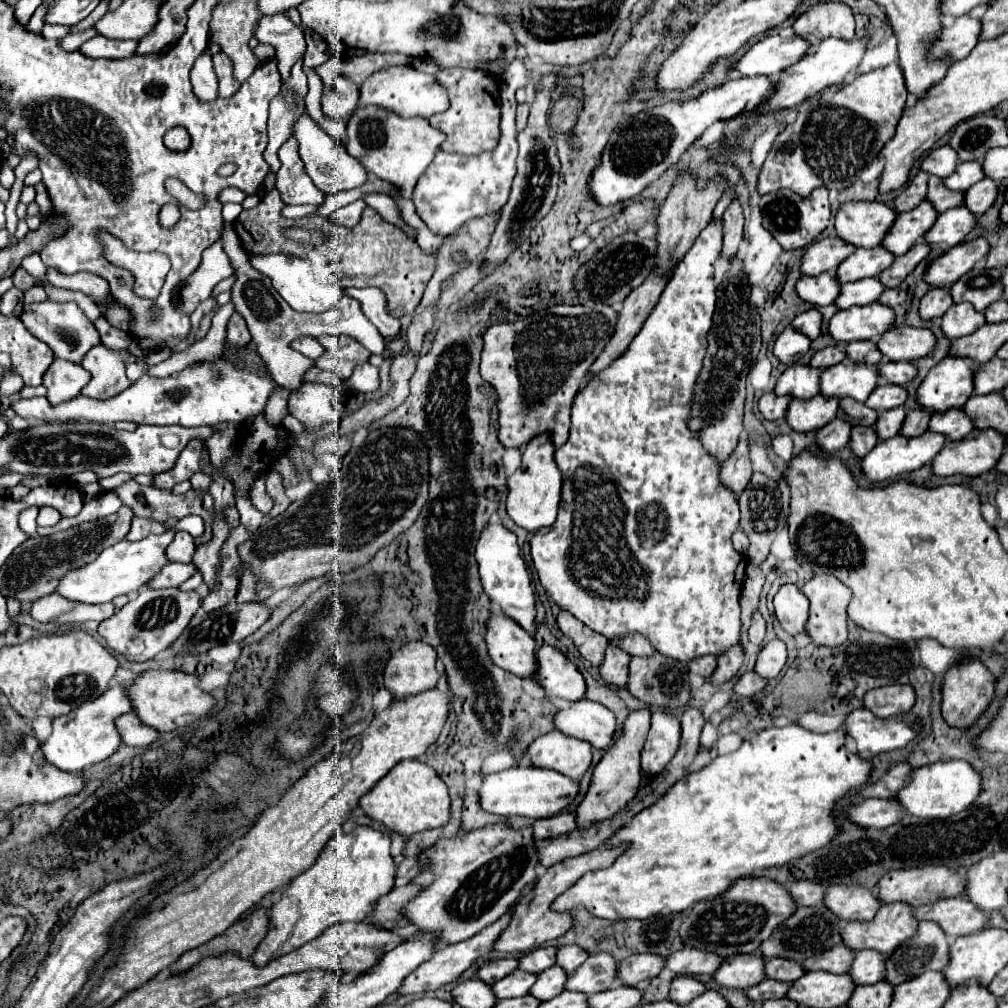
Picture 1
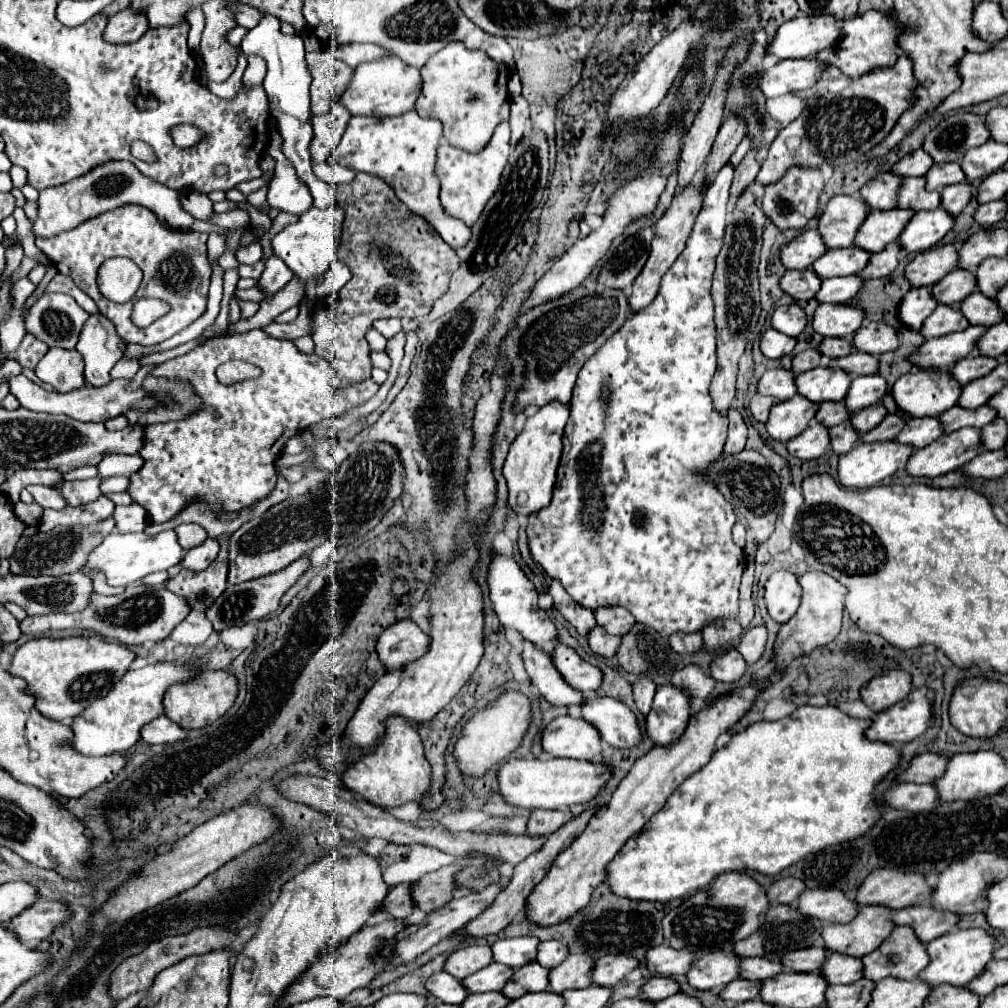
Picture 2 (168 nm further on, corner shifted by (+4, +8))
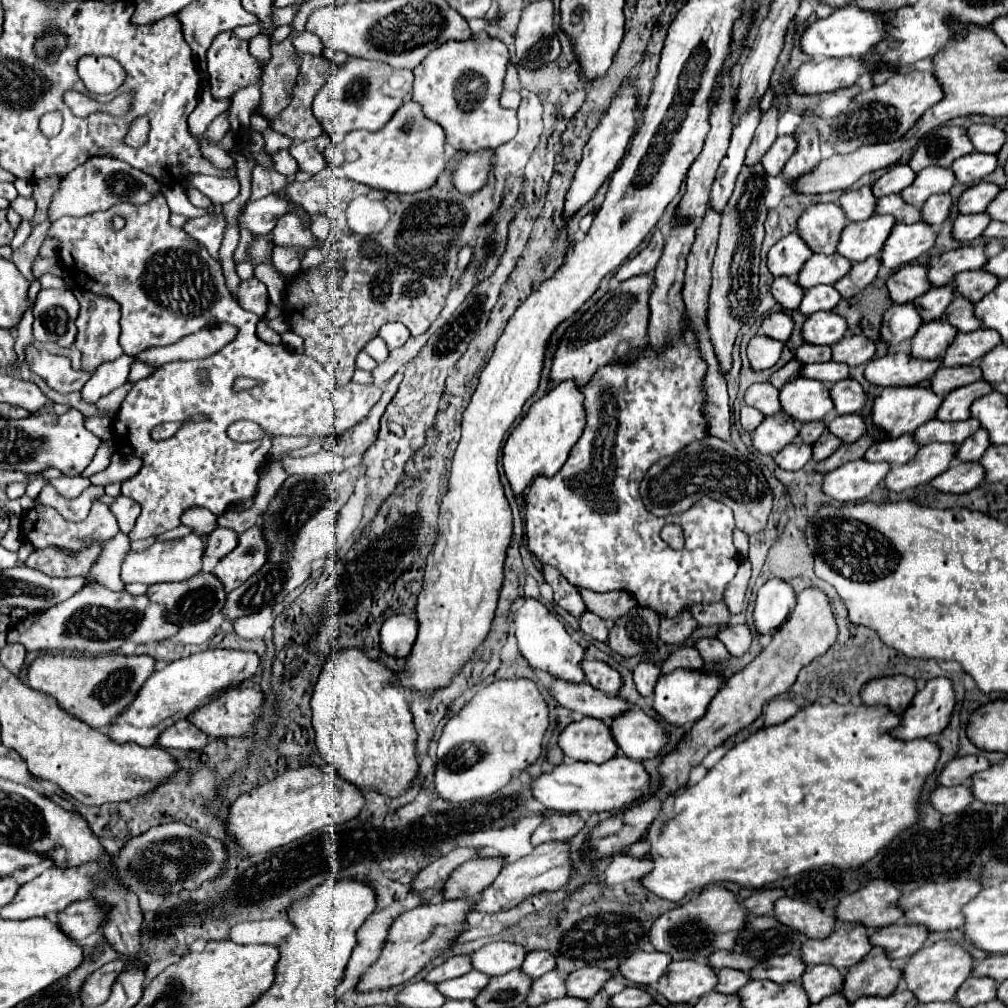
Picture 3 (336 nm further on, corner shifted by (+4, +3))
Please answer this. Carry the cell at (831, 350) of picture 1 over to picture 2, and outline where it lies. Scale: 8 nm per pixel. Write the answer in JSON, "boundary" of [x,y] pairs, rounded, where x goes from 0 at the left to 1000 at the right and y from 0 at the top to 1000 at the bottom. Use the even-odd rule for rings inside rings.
{"boundary":[[[798,347],[798,349],[794,349],[794,351],[788,353],[788,357],[786,357],[786,369],[788,371],[796,371],[800,367],[812,365],[815,359],[817,359],[817,355],[815,355],[815,351],[812,347]]]}

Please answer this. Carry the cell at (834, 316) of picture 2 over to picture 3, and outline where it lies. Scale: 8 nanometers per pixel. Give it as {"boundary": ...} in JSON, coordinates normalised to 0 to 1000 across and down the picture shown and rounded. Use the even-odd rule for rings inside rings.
{"boundary":[[[812,309],[800,316],[796,334],[800,340],[825,342],[831,340],[839,328],[841,328],[841,320],[837,314],[829,313],[827,309]]]}

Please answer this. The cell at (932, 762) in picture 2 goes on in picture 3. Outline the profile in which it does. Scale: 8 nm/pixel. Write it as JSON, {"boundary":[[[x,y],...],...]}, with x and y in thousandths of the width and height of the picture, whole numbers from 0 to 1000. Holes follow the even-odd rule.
{"boundary":[[[958,749],[958,751],[948,751],[942,757],[937,759],[931,779],[935,781],[946,781],[946,779],[960,779],[962,769],[968,765],[980,763],[982,757],[974,749]]]}

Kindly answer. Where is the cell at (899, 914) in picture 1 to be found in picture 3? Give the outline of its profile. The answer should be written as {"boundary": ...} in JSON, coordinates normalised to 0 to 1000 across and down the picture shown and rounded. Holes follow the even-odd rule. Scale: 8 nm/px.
{"boundary":[[[831,916],[829,924],[819,932],[802,932],[796,938],[796,951],[802,957],[823,955],[839,963],[865,941],[861,924],[855,916]]]}

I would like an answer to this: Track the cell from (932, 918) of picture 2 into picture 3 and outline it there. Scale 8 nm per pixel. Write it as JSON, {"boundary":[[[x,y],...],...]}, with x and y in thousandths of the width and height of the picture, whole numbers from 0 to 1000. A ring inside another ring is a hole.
{"boundary":[[[895,916],[895,918],[869,922],[863,928],[863,932],[865,932],[865,938],[881,941],[881,947],[885,947],[885,951],[893,953],[893,951],[905,949],[917,938],[921,928],[923,928],[923,924],[919,924],[917,918]]]}

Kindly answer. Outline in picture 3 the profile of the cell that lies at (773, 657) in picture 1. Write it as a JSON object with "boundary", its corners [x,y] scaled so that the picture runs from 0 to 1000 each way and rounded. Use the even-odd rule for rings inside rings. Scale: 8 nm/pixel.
{"boundary":[[[730,620],[730,622],[718,622],[712,628],[712,634],[718,638],[718,642],[724,646],[728,652],[736,652],[744,640],[746,640],[746,628],[742,620]]]}

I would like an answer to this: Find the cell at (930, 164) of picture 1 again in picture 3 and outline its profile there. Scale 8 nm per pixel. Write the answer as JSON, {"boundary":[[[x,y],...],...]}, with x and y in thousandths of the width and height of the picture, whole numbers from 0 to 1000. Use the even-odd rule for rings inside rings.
{"boundary":[[[891,162],[885,164],[867,184],[867,193],[875,195],[881,191],[895,191],[895,188],[899,188],[905,180],[909,178],[909,172],[899,164],[899,162]]]}

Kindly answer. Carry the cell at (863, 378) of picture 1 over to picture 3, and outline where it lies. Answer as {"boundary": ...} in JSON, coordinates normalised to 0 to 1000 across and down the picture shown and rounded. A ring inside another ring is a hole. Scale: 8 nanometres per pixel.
{"boundary":[[[792,374],[782,384],[774,388],[774,400],[778,410],[782,410],[792,420],[819,416],[827,408],[823,384],[810,376]]]}

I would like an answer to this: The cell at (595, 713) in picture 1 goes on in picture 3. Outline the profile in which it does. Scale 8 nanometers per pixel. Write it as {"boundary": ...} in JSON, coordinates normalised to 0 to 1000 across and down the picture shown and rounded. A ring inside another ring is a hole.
{"boundary":[[[633,701],[621,703],[613,713],[607,713],[605,725],[613,743],[629,755],[651,751],[661,739],[659,723]]]}

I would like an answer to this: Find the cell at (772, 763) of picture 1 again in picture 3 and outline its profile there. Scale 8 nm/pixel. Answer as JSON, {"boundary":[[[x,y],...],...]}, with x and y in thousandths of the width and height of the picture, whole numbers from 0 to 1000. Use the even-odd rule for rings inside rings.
{"boundary":[[[806,697],[798,703],[794,703],[788,711],[784,711],[782,715],[768,719],[768,721],[760,721],[750,725],[748,729],[744,729],[740,735],[732,737],[726,745],[722,745],[702,767],[696,775],[692,775],[690,779],[685,779],[683,783],[677,785],[677,793],[671,793],[671,799],[679,797],[683,799],[679,805],[671,807],[667,813],[659,814],[655,820],[655,828],[645,836],[645,844],[643,850],[645,854],[649,854],[649,862],[637,870],[637,878],[647,884],[649,888],[663,892],[663,894],[677,894],[685,884],[688,882],[696,882],[704,876],[714,876],[714,874],[726,874],[732,878],[744,878],[748,882],[758,880],[770,872],[776,870],[786,870],[792,868],[796,864],[808,862],[808,860],[815,860],[815,858],[829,858],[829,860],[853,860],[855,856],[859,856],[861,852],[865,852],[865,848],[869,848],[869,844],[873,844],[873,840],[879,840],[893,824],[901,822],[909,811],[911,811],[911,789],[915,783],[915,777],[919,773],[921,767],[927,765],[927,759],[931,755],[931,741],[929,737],[925,737],[923,733],[909,733],[909,735],[889,735],[887,731],[881,729],[881,725],[885,721],[889,721],[893,715],[891,709],[885,709],[885,705],[881,705],[881,701],[847,701],[845,697],[841,699],[831,699],[831,697],[821,697],[821,699],[813,699],[813,697]]]}

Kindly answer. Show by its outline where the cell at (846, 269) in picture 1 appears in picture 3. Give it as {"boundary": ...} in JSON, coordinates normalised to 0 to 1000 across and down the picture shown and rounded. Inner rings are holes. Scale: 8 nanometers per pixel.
{"boundary":[[[806,253],[802,261],[798,261],[792,279],[798,287],[808,283],[827,283],[845,267],[845,259],[835,253]]]}

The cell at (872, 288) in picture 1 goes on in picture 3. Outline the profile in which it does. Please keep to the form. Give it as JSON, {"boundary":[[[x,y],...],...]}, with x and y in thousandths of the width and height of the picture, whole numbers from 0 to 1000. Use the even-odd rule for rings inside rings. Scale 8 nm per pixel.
{"boundary":[[[825,283],[806,285],[806,287],[800,287],[800,293],[798,293],[792,309],[796,309],[798,313],[806,313],[812,309],[825,309],[833,297],[835,297],[833,291]]]}

